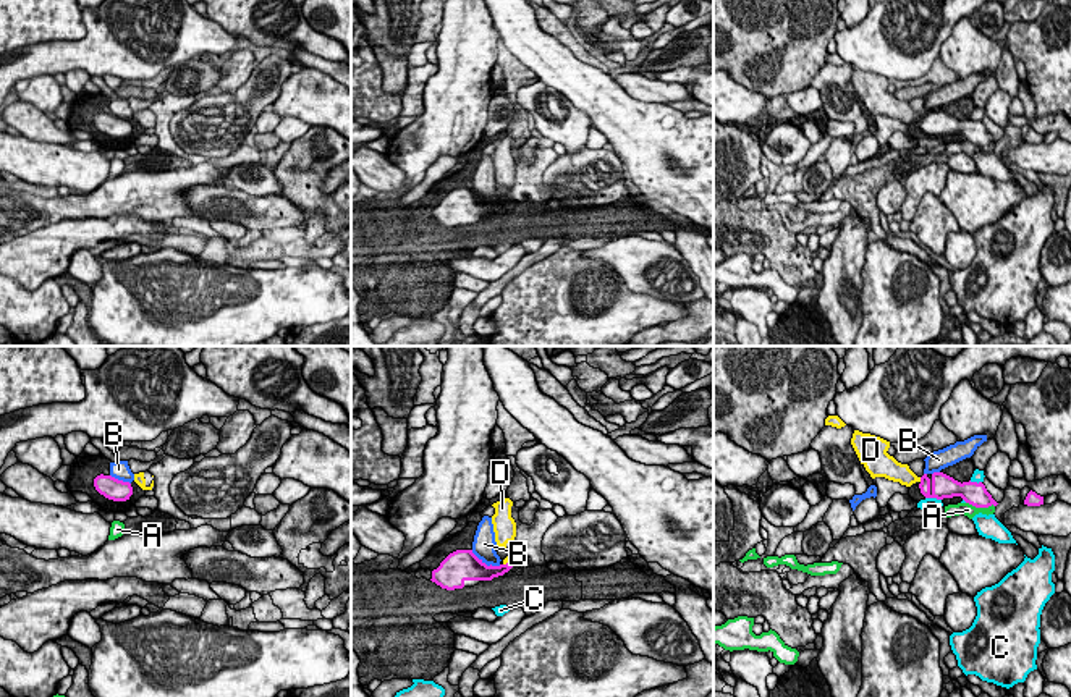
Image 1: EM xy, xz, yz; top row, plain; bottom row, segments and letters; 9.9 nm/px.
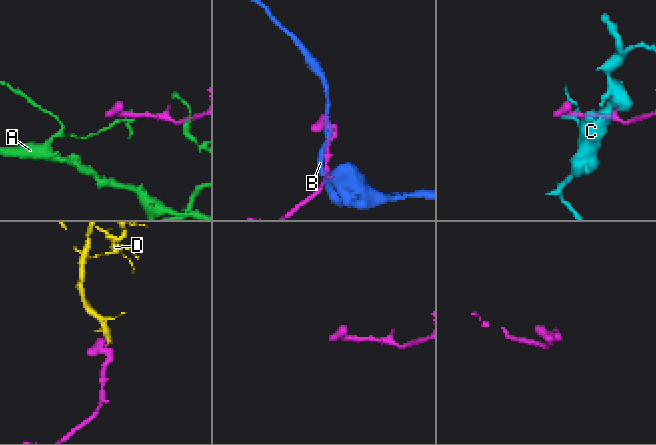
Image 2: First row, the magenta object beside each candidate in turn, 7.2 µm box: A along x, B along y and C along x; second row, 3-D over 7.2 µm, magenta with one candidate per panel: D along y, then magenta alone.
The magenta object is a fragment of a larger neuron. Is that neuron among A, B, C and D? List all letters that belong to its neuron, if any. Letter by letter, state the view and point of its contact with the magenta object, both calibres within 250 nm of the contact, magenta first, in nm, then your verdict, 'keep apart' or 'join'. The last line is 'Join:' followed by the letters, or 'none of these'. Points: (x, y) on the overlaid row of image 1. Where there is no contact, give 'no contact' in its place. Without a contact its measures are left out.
A: meets magenta in yz at (981, 506); 240 nm thick on the magenta side, 130 nm on the other; keep apart
B: meets magenta in xz at (484, 563); 320 nm thick on the magenta side, 240 nm on the other; keep apart
C: meets magenta in yz at (934, 497); 240 nm thick on the magenta side, 130 nm on the other; keep apart
D: meets magenta in yz at (921, 479); 240 nm thick on the magenta side, 190 nm on the other; join
Join: D

